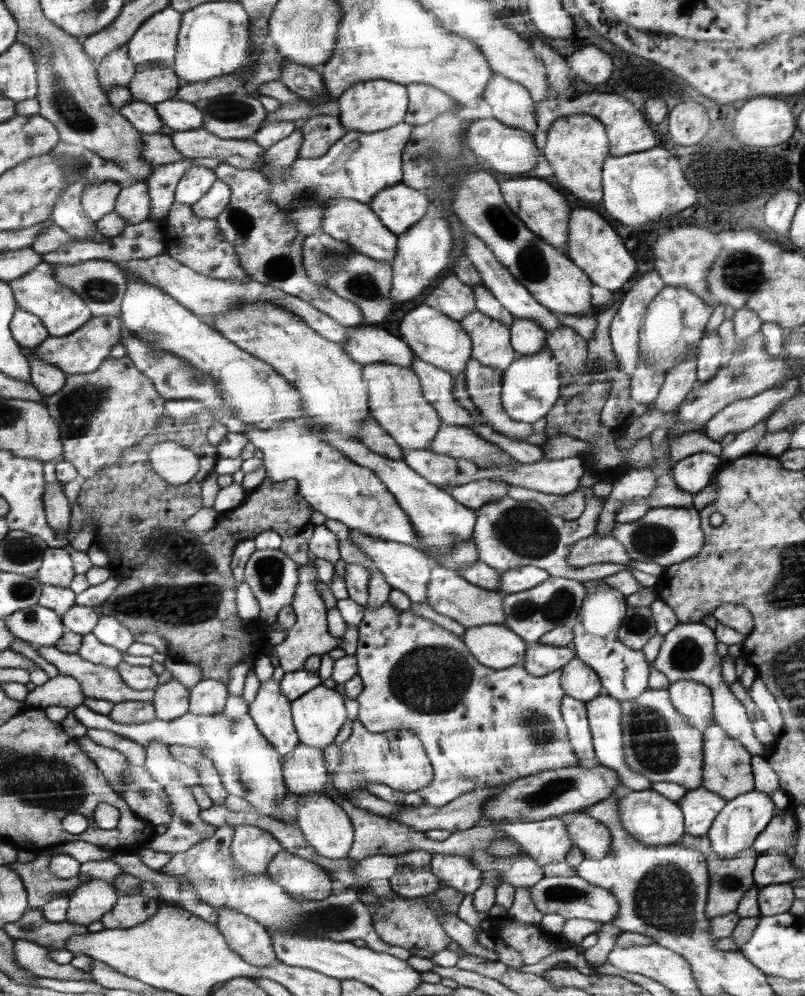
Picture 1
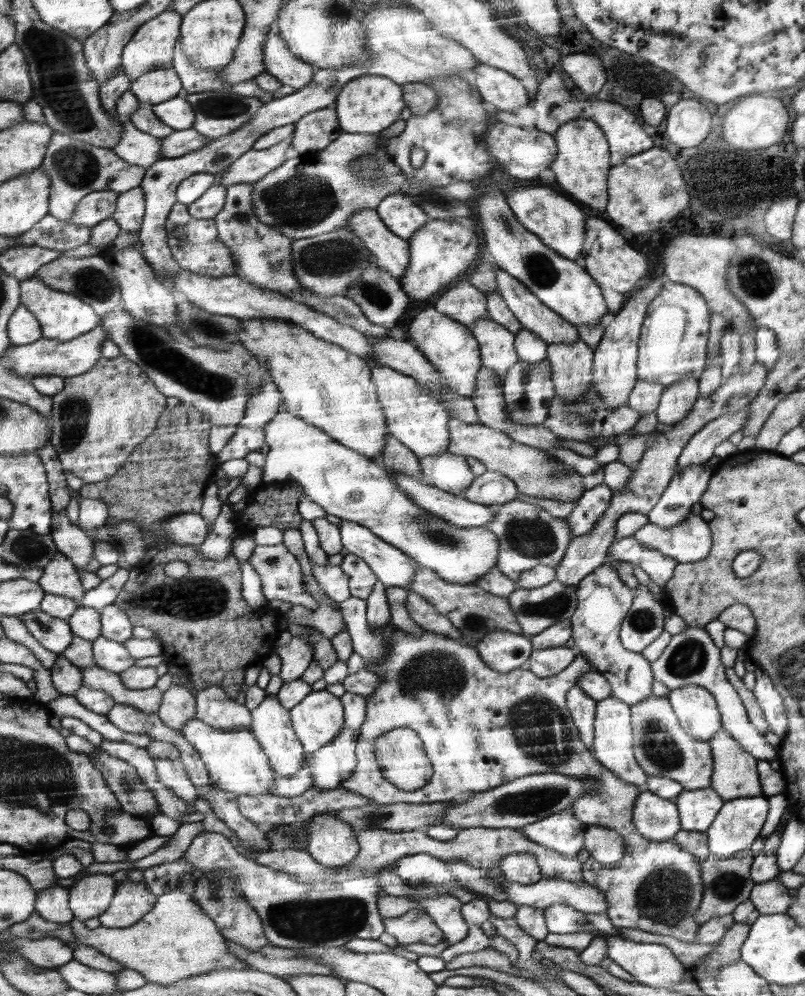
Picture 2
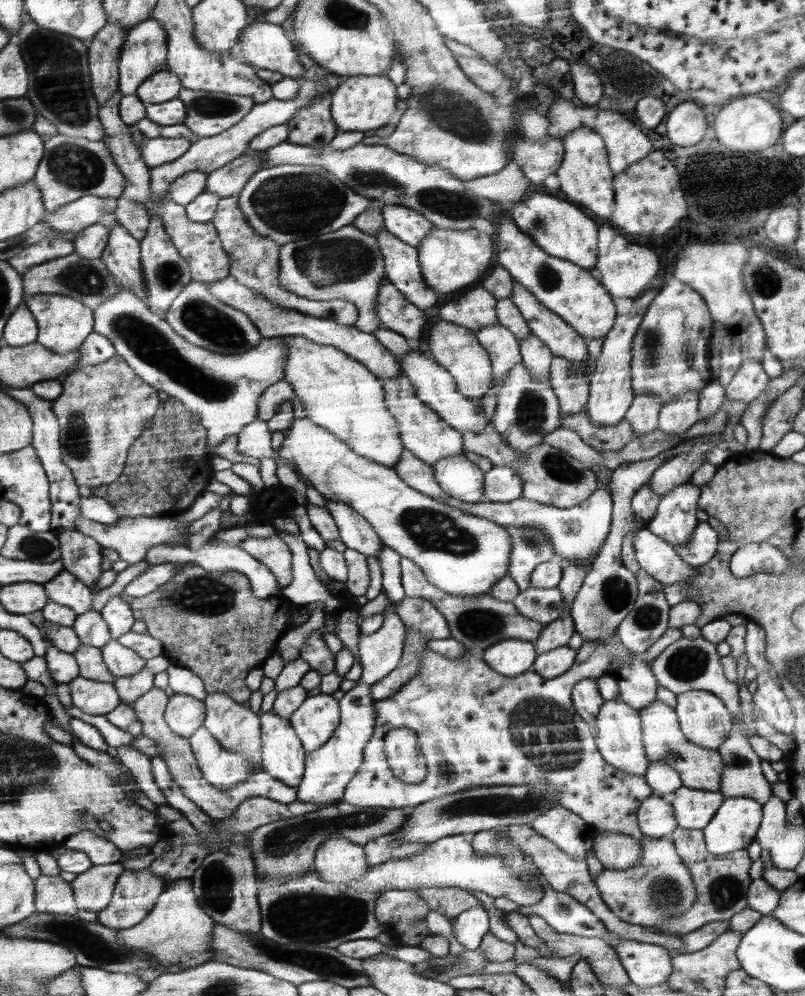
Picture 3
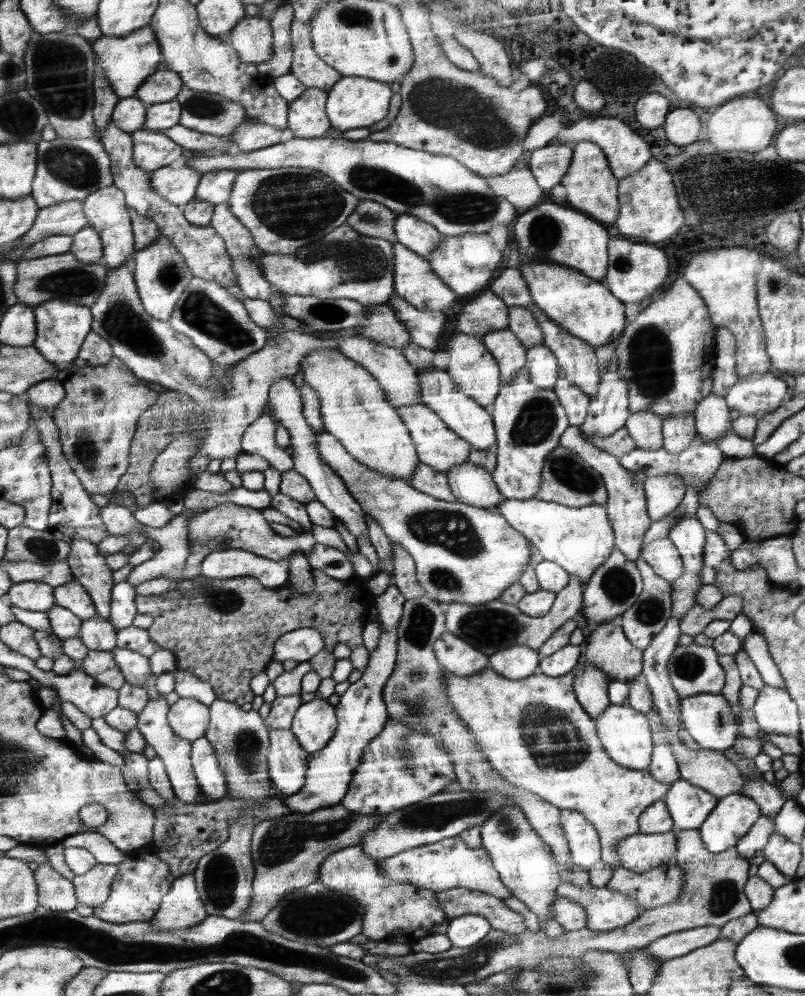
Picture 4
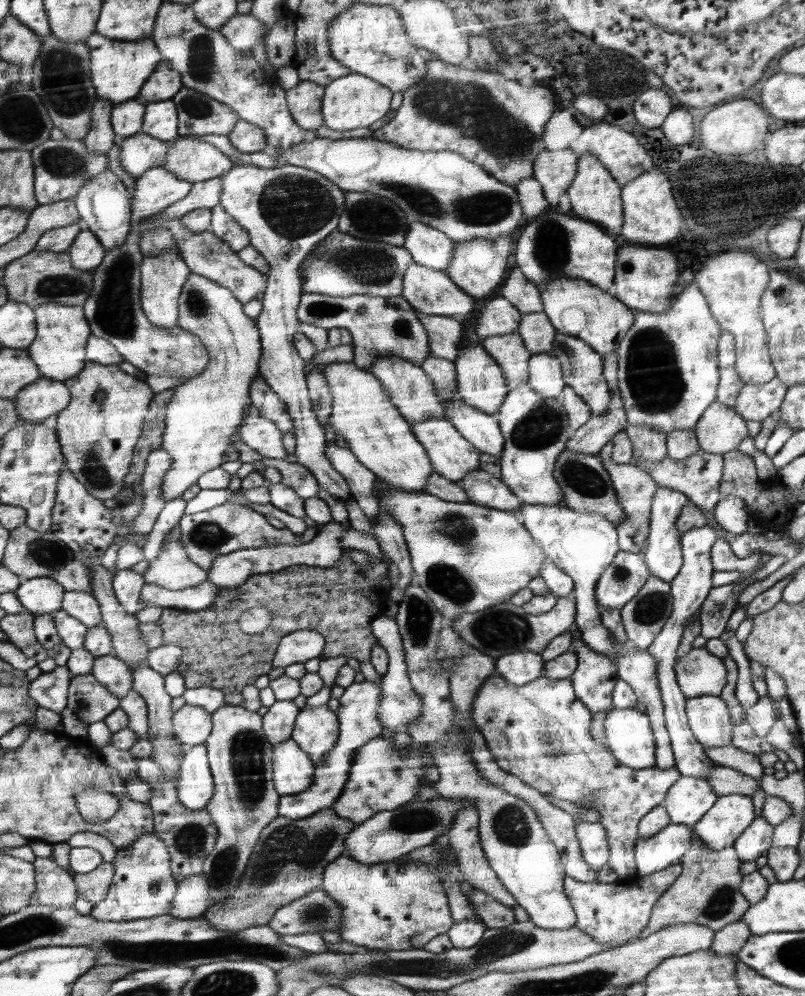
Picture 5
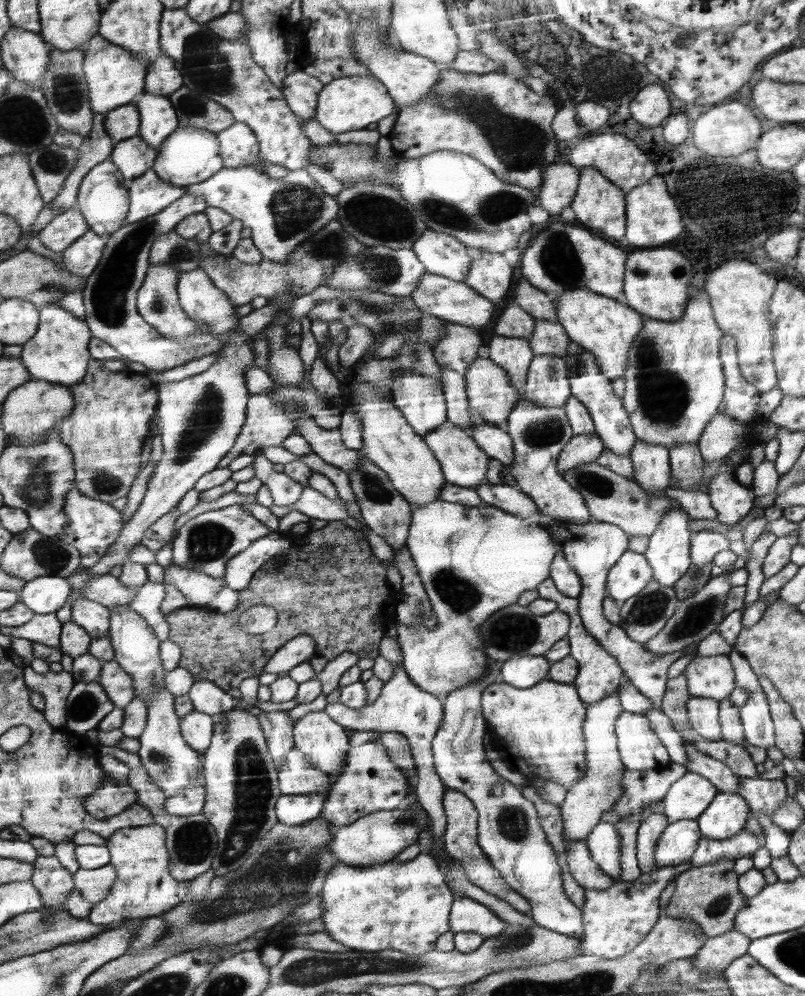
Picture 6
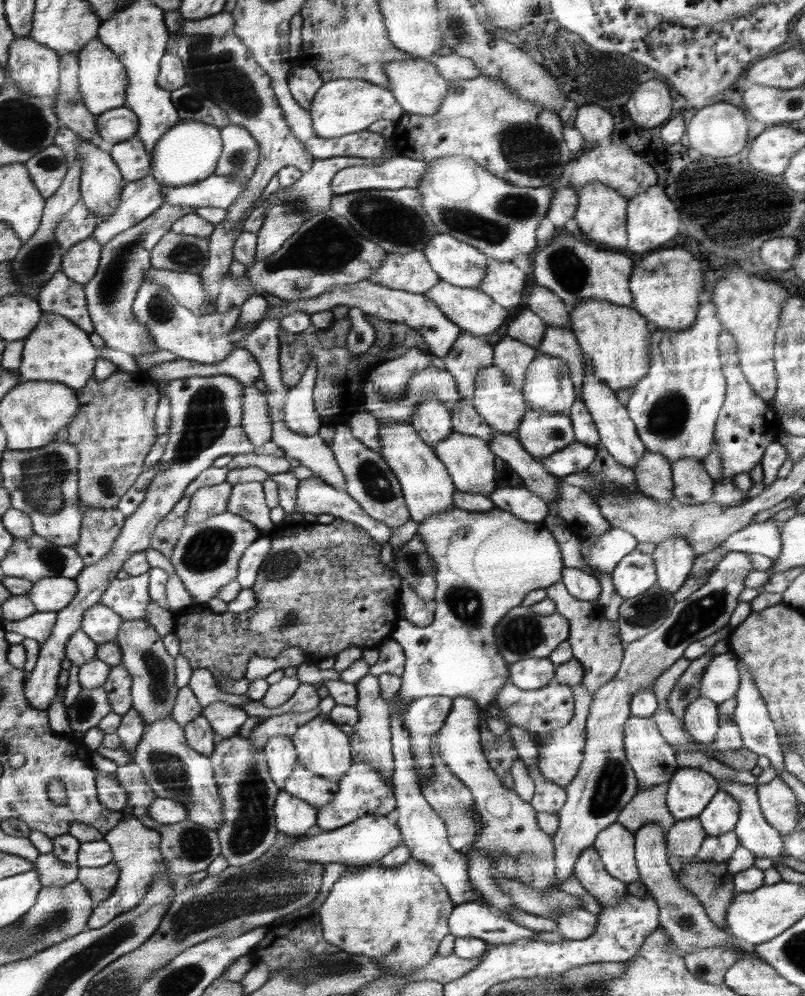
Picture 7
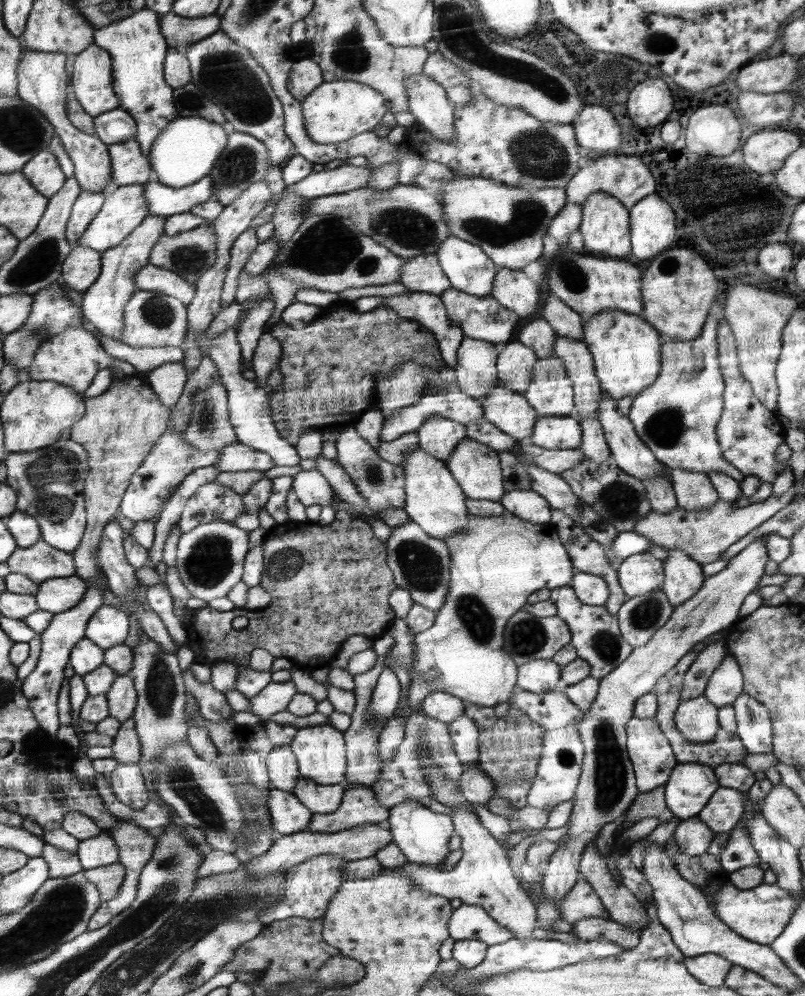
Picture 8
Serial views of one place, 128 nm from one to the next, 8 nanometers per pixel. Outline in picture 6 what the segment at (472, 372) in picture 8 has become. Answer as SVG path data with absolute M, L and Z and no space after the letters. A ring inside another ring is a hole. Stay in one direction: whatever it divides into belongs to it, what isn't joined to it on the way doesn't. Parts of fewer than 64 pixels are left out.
M447 322L447 336L432 349L435 362L458 372L462 377L479 358L478 349L484 346L479 332L469 327Z

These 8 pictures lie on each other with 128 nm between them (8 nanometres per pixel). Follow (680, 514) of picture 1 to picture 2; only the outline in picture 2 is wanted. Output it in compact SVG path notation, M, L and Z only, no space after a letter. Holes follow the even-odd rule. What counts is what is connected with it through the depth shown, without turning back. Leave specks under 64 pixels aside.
M692 513L672 528L660 528L648 522L630 539L656 549L678 563L702 560L712 548L712 533L708 523L700 515Z

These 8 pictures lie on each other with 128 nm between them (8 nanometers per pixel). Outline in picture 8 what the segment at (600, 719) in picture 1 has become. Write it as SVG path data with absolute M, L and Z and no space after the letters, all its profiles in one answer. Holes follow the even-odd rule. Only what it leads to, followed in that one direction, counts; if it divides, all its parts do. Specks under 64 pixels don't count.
M633 717L628 722L627 734L629 757L632 759L633 770L636 772L638 790L646 793L666 785L679 762L674 754L672 743L666 738L661 728L658 728L658 721L655 718Z

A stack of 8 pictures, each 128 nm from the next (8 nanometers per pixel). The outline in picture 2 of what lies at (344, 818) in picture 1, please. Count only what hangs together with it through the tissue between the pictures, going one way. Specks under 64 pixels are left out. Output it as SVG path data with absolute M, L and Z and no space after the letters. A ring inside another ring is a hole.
M328 813L315 815L308 824L311 836L307 852L322 867L340 870L358 858L360 844L352 827Z

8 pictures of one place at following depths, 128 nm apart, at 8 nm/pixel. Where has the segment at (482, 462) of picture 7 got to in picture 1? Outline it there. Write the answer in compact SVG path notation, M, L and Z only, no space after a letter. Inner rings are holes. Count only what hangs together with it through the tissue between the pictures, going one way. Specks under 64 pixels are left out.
M373 363L364 366L363 378L369 384L370 416L403 449L428 450L441 430L442 421L433 405L424 399L418 376L405 367Z

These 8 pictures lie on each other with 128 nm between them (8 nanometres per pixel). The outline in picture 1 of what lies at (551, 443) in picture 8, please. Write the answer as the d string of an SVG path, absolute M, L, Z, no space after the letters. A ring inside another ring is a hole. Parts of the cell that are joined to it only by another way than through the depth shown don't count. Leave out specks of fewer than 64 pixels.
M544 348L538 355L524 355L503 372L501 404L512 420L533 423L549 414L548 410L554 408L558 392L561 392L558 370L552 351ZM476 480L468 482L463 486L454 487L450 490L458 502L464 503L470 509L477 510L480 506L492 502L492 500L500 500L502 496L508 496L508 489L511 486L508 482L502 480Z

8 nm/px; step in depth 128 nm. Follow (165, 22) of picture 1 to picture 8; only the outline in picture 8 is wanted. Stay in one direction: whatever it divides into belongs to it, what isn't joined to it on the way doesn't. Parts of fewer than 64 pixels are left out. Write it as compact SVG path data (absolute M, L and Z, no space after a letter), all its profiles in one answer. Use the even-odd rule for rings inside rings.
M94 43L84 53L72 58L73 86L78 100L88 114L96 118L121 108L114 86L114 58L112 52Z

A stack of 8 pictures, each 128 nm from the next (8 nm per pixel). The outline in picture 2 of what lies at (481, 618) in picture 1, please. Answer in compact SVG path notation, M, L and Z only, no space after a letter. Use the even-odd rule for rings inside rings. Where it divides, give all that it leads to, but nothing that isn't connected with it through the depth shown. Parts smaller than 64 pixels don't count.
M422 566L414 571L412 580L414 581L410 581L408 592L424 597L439 614L446 616L450 623L458 628L461 641L464 643L475 646L486 634L494 632L494 630L506 630L522 635L522 626L509 604L509 599L494 596L476 584L462 586L462 584L444 582L434 570Z

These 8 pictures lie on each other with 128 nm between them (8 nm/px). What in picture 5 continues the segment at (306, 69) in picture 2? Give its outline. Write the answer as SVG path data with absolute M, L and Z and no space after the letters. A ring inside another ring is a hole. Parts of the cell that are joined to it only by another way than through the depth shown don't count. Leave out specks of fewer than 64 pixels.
M250 13L238 14L234 16L230 22L226 23L226 25L222 27L221 31L224 33L224 36L229 38L232 46L241 51L252 52L255 46L265 39L266 24L264 24L264 22L260 22L256 16L252 16Z

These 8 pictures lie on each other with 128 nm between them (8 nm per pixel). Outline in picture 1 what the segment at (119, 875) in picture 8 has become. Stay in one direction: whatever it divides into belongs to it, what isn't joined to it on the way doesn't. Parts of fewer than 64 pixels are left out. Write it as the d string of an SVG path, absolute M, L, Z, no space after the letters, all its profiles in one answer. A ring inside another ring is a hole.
M91 880L71 897L68 921L88 925L104 920L114 910L122 893L106 880Z

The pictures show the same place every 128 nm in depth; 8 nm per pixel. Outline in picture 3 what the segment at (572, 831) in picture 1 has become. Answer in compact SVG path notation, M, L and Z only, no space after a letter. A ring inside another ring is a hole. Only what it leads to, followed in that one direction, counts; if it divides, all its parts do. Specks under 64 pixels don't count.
M598 833L593 850L605 870L633 868L643 856L643 846L632 836L618 833Z

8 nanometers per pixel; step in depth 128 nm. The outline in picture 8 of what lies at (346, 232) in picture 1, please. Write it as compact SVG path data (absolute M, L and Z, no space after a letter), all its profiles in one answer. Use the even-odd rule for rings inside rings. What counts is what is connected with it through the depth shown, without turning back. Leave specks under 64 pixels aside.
M452 287L440 295L448 318L463 330L465 337L494 343L497 347L512 342L524 320L518 313L502 306L493 296L474 296Z

